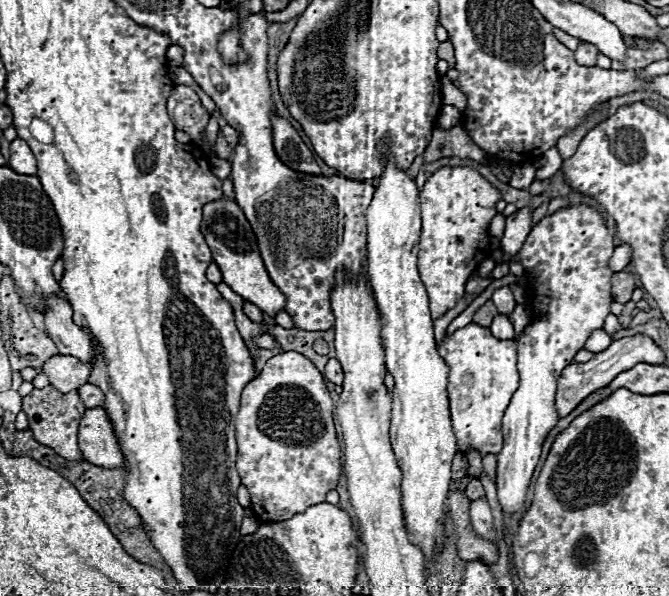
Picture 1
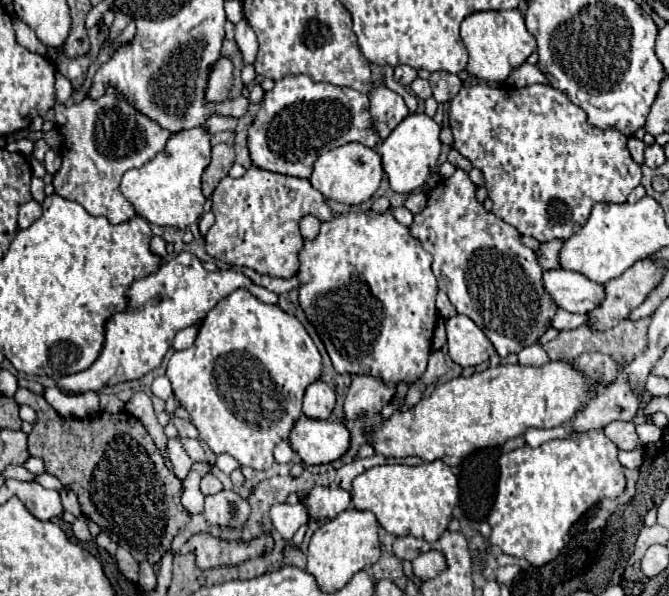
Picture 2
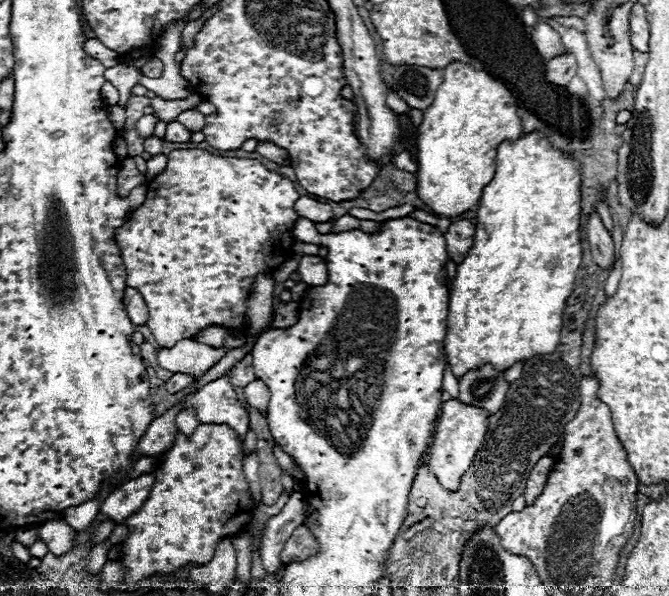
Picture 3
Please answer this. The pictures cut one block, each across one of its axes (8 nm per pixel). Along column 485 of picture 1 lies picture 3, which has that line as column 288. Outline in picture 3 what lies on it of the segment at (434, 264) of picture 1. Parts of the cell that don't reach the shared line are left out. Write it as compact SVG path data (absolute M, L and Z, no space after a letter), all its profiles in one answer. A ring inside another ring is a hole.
M172 150L162 174L148 182L144 204L114 230L124 266L126 284L136 288L146 306L148 322L160 348L170 348L188 338L194 340L198 330L210 326L230 328L236 334L246 330L246 300L256 276L270 274L294 254L292 228L300 218L294 210L300 194L294 184L252 158L224 158L206 150Z

